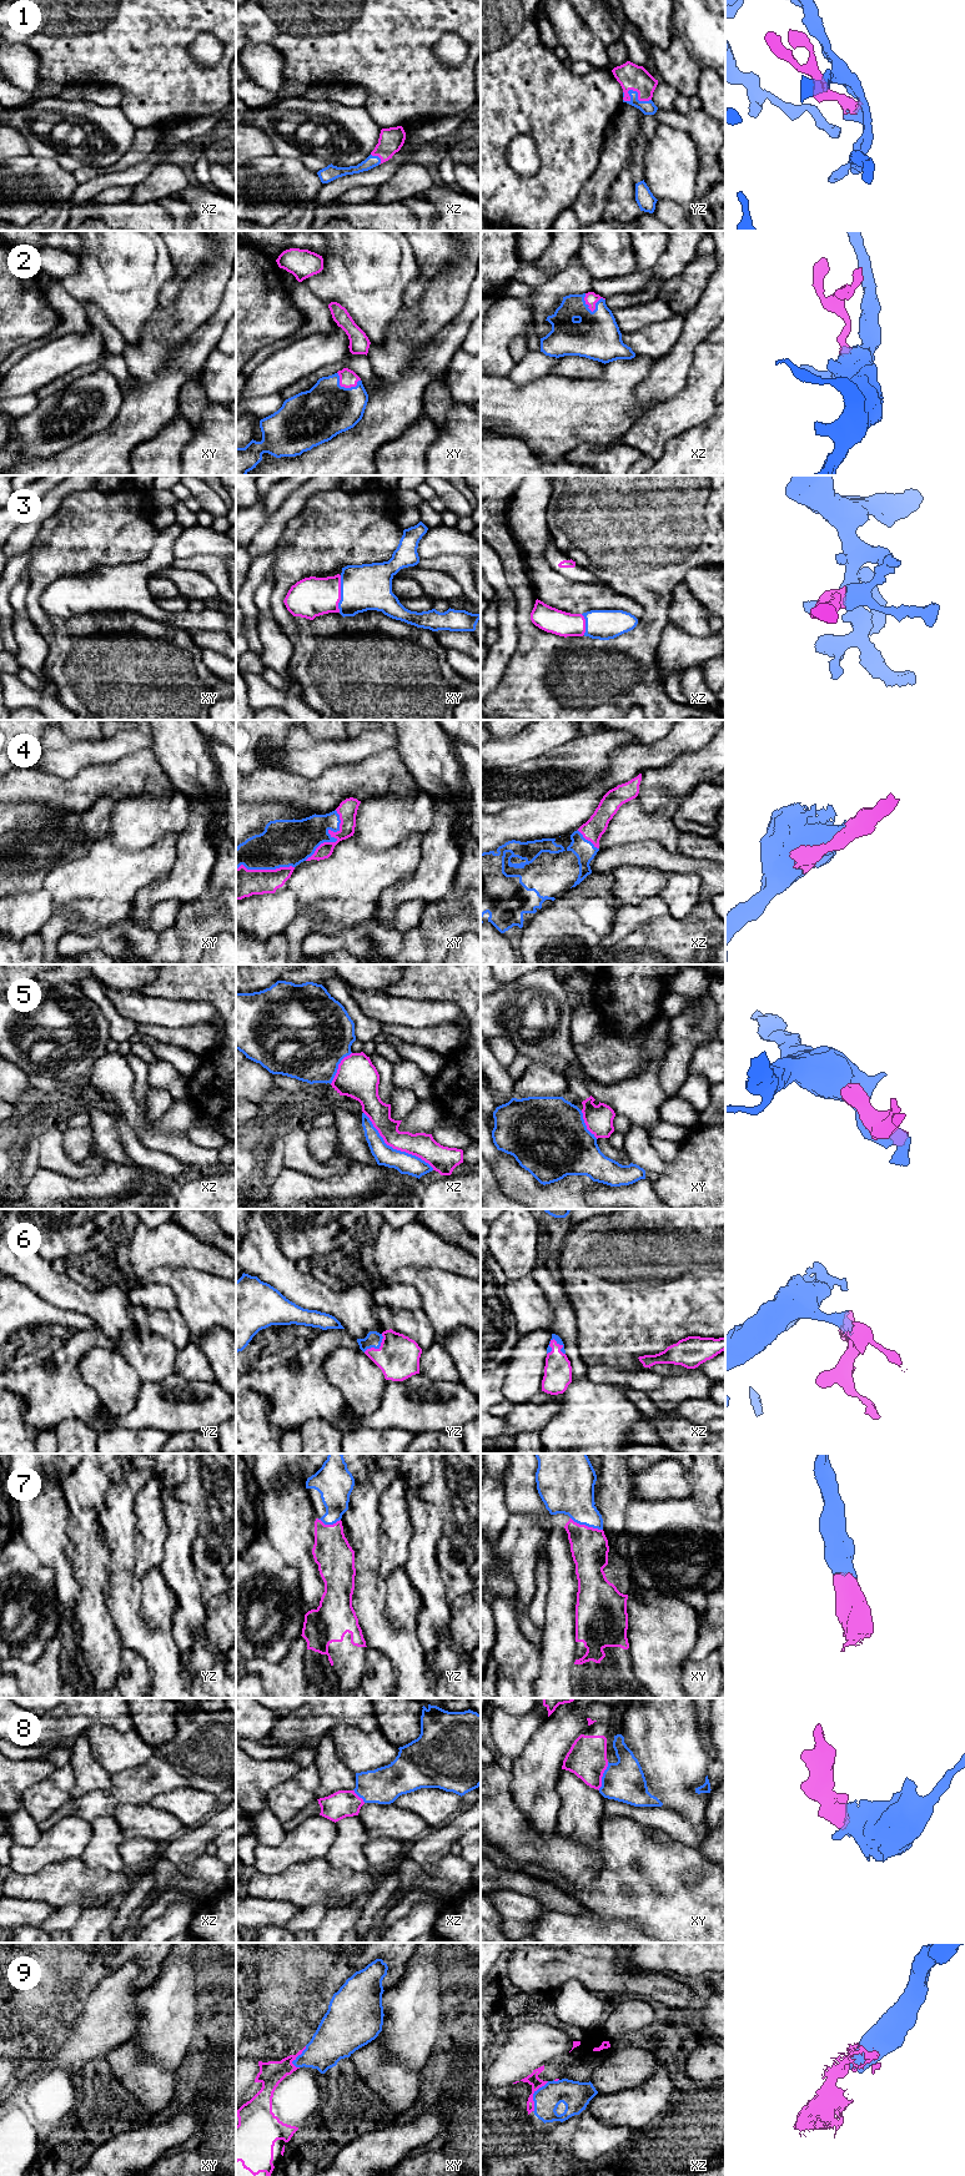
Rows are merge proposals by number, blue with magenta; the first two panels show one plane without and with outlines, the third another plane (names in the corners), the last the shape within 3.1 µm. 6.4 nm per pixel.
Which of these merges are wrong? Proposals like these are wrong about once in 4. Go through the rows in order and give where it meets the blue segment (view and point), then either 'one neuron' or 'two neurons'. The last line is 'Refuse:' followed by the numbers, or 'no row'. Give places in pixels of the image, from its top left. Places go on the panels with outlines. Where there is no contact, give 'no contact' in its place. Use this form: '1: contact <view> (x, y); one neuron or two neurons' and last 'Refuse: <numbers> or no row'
1: contact yz (632, 90); one neuron
2: contact xz (594, 310); one neuron
3: contact xy (341, 594); one neuron
4: contact xy (333, 837); one neuron
5: contact xz (395, 1149); two neurons
6: contact xz (561, 1344); one neuron
7: contact xy (587, 1525); one neuron
8: contact xy (603, 1776); one neuron
9: contact xz (533, 2095); one neuron
Refuse: 5

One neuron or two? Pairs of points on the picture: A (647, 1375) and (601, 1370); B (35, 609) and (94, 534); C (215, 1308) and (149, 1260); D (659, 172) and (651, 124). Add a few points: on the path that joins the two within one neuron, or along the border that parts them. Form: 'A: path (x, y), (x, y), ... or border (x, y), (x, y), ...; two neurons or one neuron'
A: path (636, 1378), (612, 1376); one neuron
B: path (36, 588), (39, 577), (73, 545); one neuron
C: border (189, 1268), (156, 1267), (139, 1280); two neurons
D: border (658, 124), (654, 135), (646, 145); two neurons

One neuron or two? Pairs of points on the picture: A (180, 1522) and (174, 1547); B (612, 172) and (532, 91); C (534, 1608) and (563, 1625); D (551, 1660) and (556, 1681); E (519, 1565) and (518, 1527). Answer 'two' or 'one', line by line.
A: one
B: two
C: two
D: one
E: one

